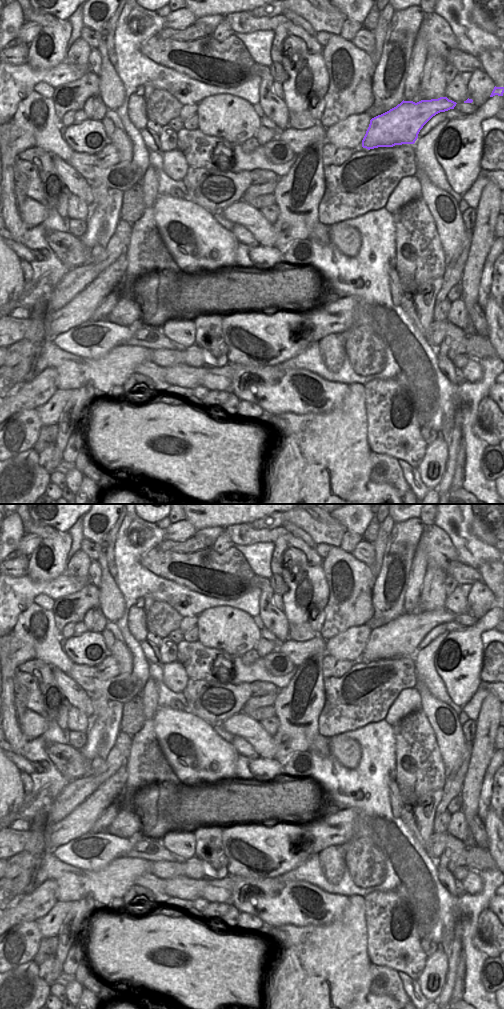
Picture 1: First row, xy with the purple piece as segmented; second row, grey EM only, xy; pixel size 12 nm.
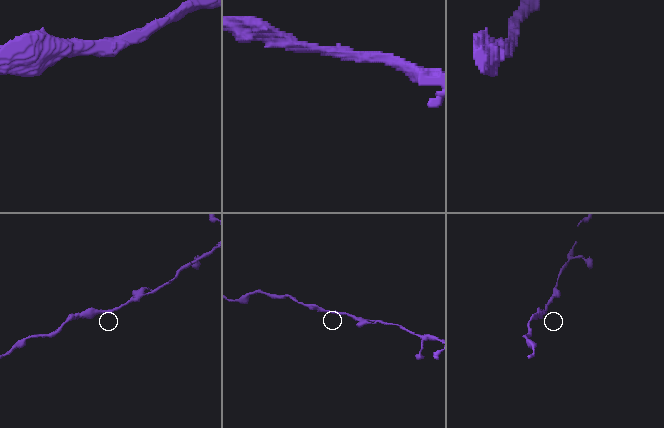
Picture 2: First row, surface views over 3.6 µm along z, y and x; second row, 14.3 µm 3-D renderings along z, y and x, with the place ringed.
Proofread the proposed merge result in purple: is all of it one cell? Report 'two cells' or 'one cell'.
two cells

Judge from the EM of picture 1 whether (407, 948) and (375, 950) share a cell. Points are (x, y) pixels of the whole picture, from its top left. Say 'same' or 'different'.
same

